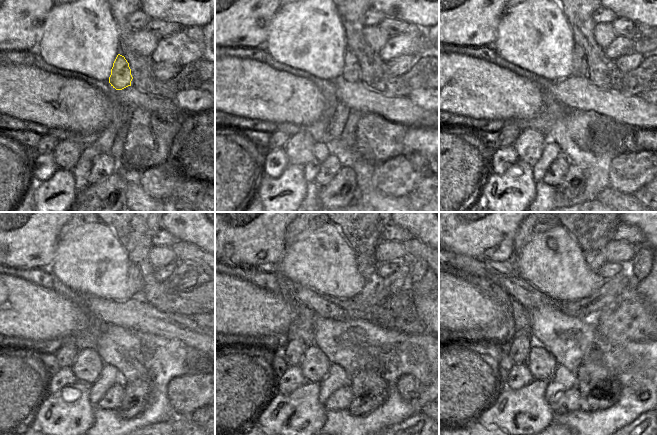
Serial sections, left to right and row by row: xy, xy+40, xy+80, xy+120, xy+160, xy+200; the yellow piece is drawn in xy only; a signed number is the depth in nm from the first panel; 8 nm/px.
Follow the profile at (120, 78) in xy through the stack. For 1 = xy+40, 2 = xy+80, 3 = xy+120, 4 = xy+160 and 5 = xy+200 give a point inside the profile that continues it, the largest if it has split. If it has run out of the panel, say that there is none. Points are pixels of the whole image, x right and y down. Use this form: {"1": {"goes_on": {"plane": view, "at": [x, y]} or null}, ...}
{"1": {"goes_on": {"plane": "xy+40", "at": [350, 73]}}, "2": {"goes_on": {"plane": "xy+80", "at": [579, 68]}}, "3": {"goes_on": {"plane": "xy+120", "at": [133, 276]}}, "4": {"goes_on": {"plane": "xy+160", "at": [366, 266]}}, "5": {"goes_on": {"plane": "xy+200", "at": [595, 257]}}}

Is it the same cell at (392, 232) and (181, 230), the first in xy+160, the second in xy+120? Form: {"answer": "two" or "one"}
{"answer": "two"}

